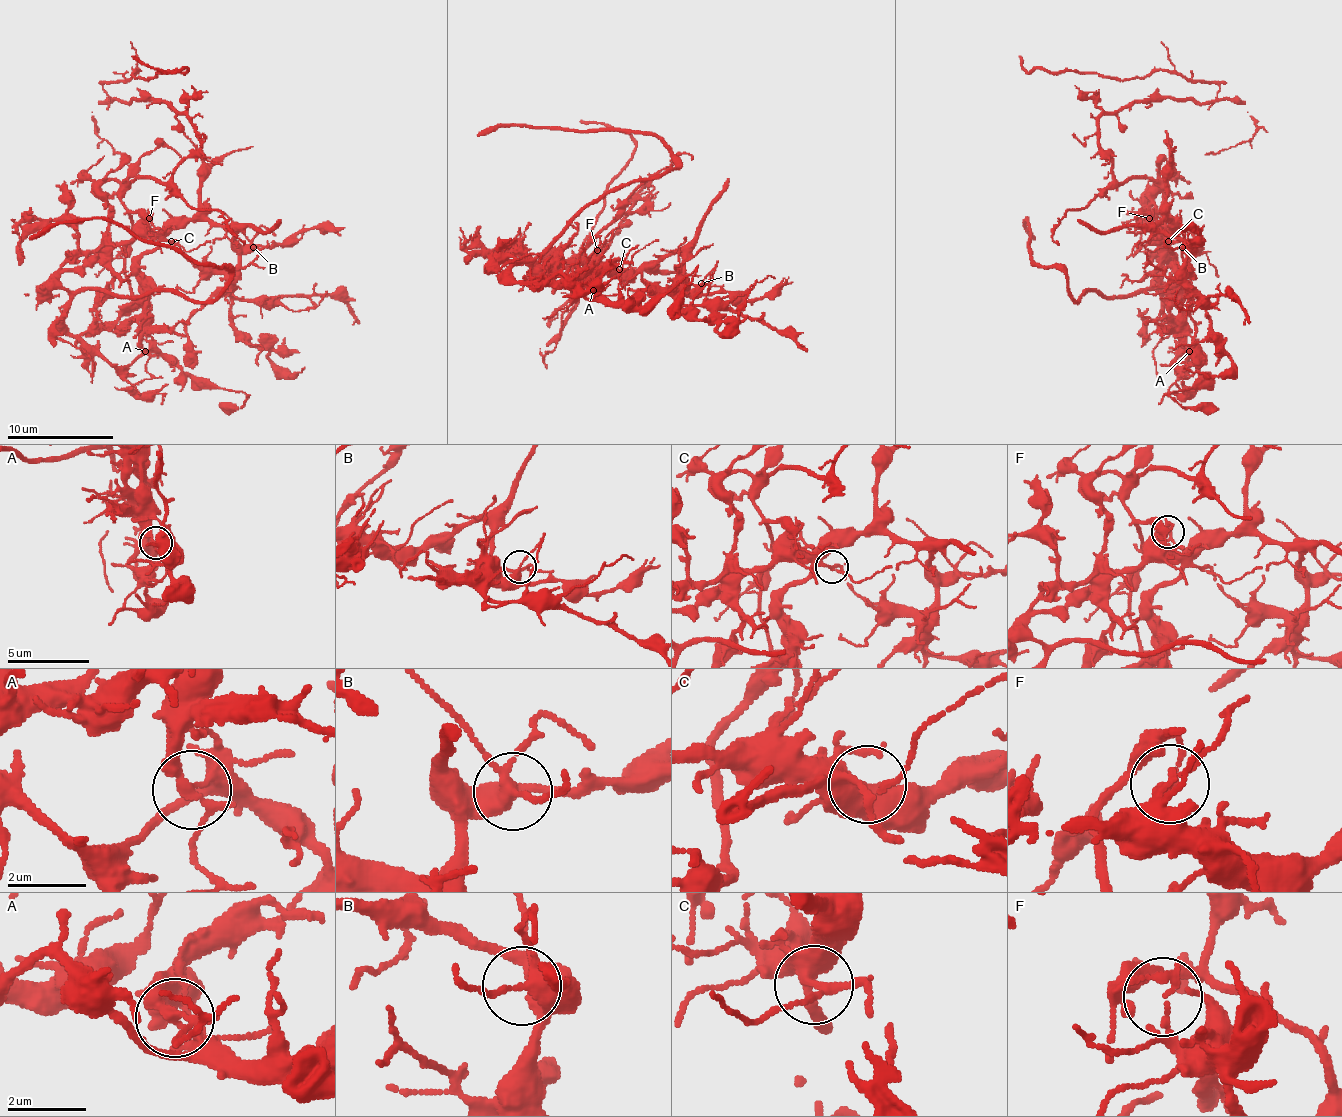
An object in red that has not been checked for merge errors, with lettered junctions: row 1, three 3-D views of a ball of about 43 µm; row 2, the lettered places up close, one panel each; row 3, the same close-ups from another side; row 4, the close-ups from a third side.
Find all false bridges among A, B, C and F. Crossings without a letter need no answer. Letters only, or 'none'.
A, F

